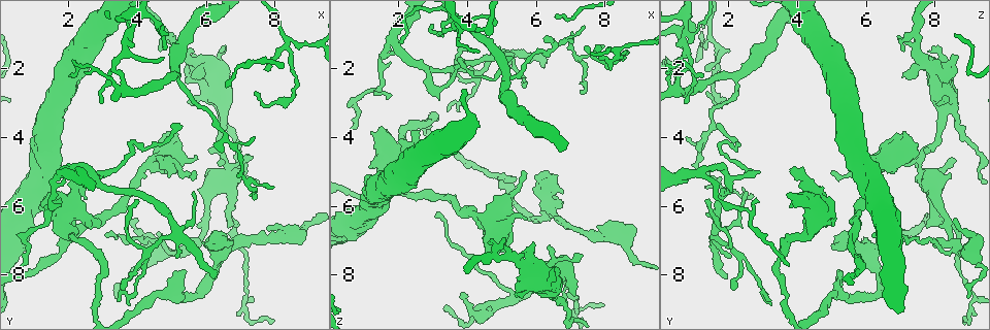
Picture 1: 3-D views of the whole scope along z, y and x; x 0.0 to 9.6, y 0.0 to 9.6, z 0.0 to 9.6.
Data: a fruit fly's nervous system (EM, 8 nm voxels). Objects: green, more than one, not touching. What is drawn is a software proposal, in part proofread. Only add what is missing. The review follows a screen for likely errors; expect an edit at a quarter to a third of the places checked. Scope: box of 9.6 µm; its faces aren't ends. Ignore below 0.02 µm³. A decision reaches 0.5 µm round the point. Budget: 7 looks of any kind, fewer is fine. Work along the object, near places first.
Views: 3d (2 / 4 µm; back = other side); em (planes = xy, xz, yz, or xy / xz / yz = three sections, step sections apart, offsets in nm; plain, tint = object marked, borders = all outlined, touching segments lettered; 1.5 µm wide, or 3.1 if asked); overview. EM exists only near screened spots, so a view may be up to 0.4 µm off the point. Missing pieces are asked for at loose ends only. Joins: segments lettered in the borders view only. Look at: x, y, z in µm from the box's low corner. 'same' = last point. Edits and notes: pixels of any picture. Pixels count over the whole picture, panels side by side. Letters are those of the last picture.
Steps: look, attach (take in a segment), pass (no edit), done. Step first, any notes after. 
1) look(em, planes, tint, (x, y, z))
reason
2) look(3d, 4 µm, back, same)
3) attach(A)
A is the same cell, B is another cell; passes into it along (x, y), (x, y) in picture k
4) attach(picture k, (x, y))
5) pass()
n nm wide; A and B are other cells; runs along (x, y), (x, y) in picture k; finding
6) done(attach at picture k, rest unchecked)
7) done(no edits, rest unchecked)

look(em, planes, borders, (3.40, 8.75, 3.20))
thin end

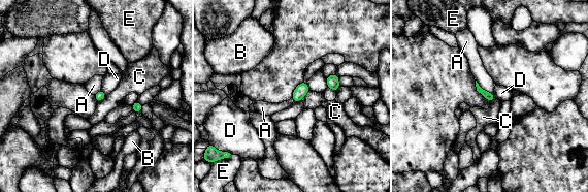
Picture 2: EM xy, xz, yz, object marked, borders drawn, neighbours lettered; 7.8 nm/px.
pass()
A touches over 200 nm; A, B, C, D and E are other cells; none of them fits

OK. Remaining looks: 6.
look(3d, 2 µm, (6.25, 8.00, 1.80))
free end

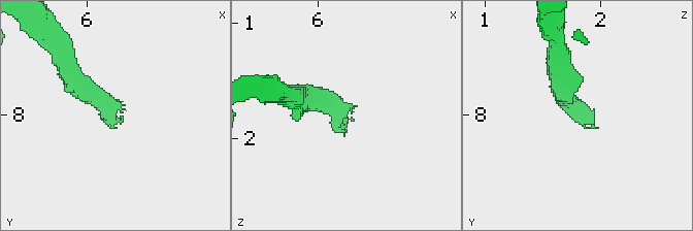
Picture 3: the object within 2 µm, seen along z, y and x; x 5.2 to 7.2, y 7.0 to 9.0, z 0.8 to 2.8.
look(em, planes, borders, (6.32, 8.02, 1.86))

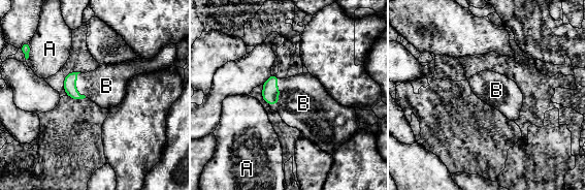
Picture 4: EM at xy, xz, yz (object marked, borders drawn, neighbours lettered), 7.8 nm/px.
attach(B)
B is the same cell, A is another cell; passes into it along (270, 94), (278, 94), (303, 103) in picture 4; the neuron continues

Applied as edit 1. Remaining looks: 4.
look(overview)
see it whole again

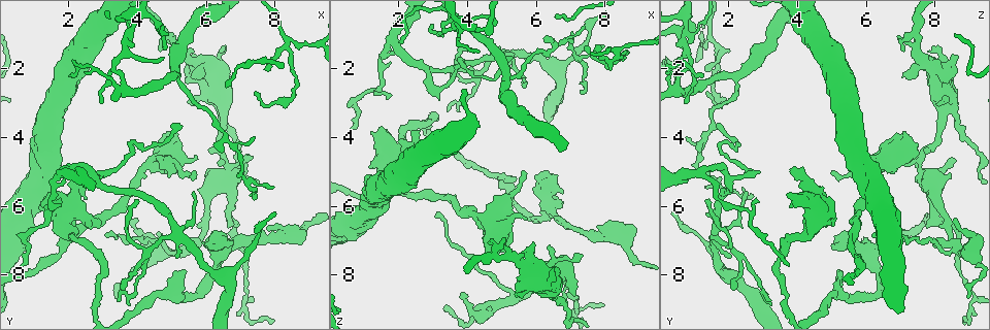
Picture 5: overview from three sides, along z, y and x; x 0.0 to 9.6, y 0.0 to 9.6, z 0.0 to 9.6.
look(em, planes, borders, (7.45, 2.65, 1.30))
thin end

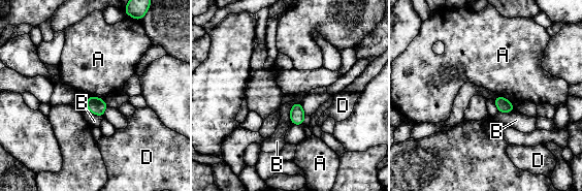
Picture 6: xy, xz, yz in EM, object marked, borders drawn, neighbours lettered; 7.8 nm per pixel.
pass()
100 nm wide; A, B and D are other cells; border along (498, 95), (512, 102) in picture 6; none of them fits

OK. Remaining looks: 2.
done(attach at picture 4, rest unchecked)

